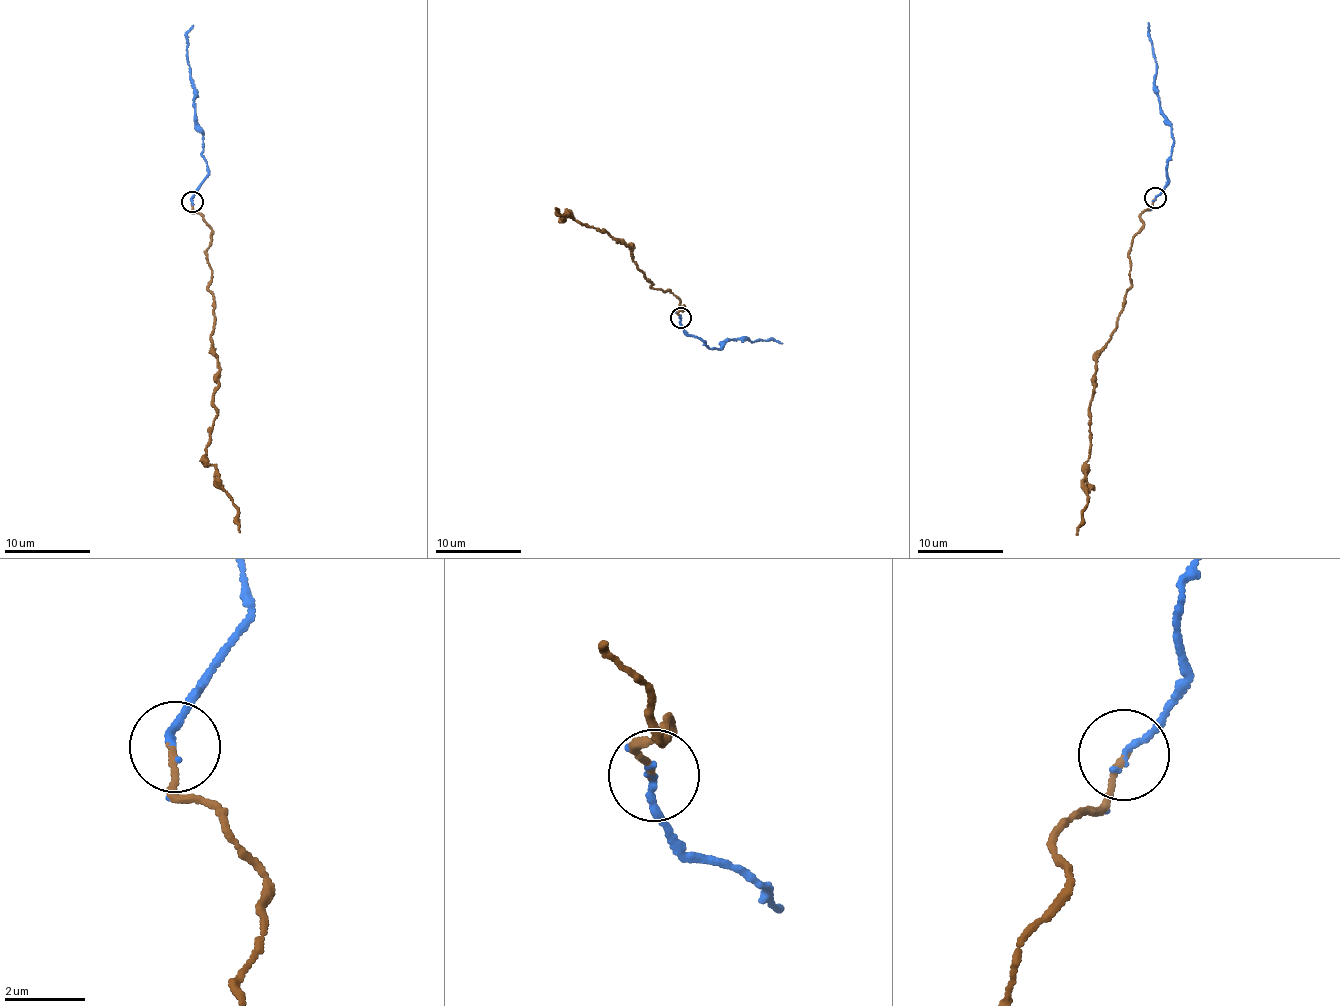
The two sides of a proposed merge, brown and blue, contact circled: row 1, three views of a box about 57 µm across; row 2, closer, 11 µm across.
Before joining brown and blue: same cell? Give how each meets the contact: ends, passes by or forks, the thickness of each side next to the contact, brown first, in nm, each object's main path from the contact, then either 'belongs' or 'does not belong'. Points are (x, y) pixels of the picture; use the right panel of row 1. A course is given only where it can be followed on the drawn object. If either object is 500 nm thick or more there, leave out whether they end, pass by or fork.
brown ends there; blue ends there; 150 nm thick on the brown side, 170 nm on the other; brown runs (1156, 198), (1141, 215), (1129, 252), (1132, 288), (1098, 356), (1088, 409), (1088, 498), (1075, 534); blue runs (1156, 198), (1166, 185), (1166, 166), (1173, 144), (1172, 124), (1159, 105), (1148, 23); belongs

